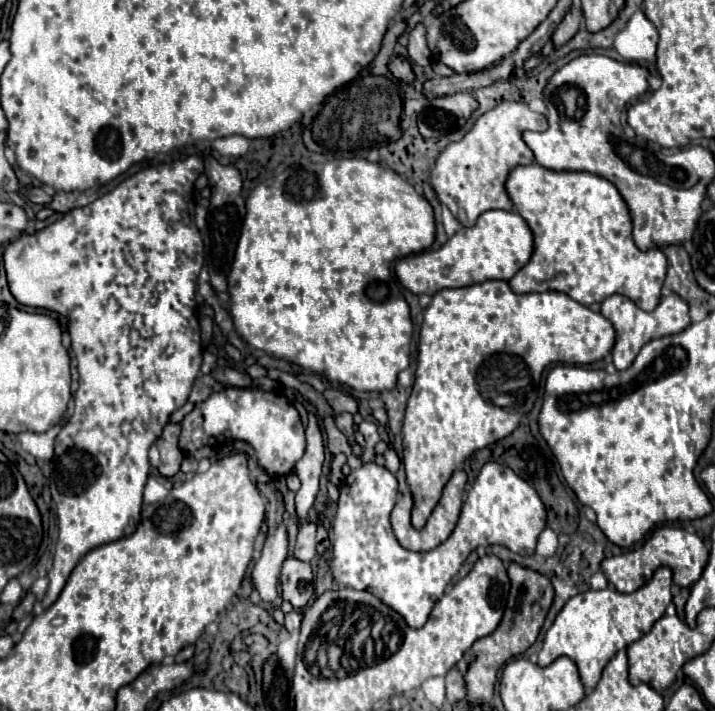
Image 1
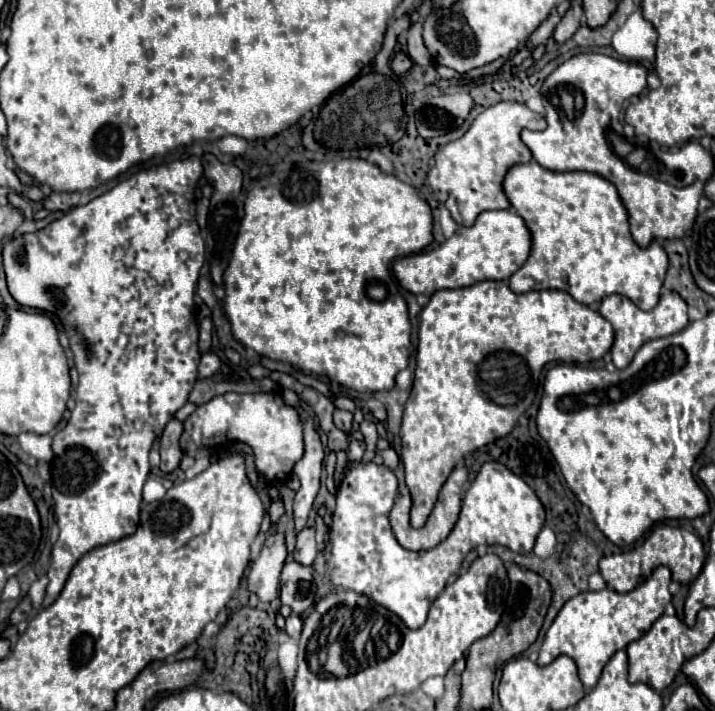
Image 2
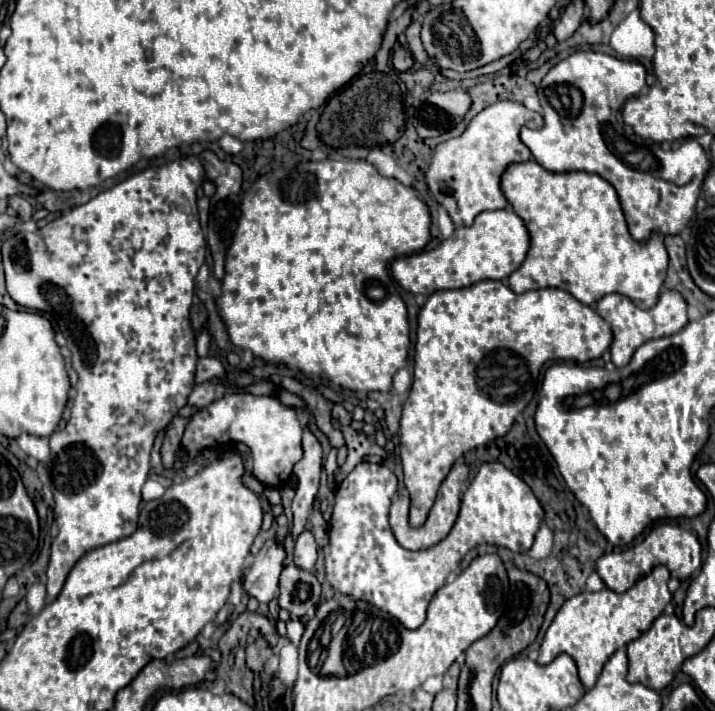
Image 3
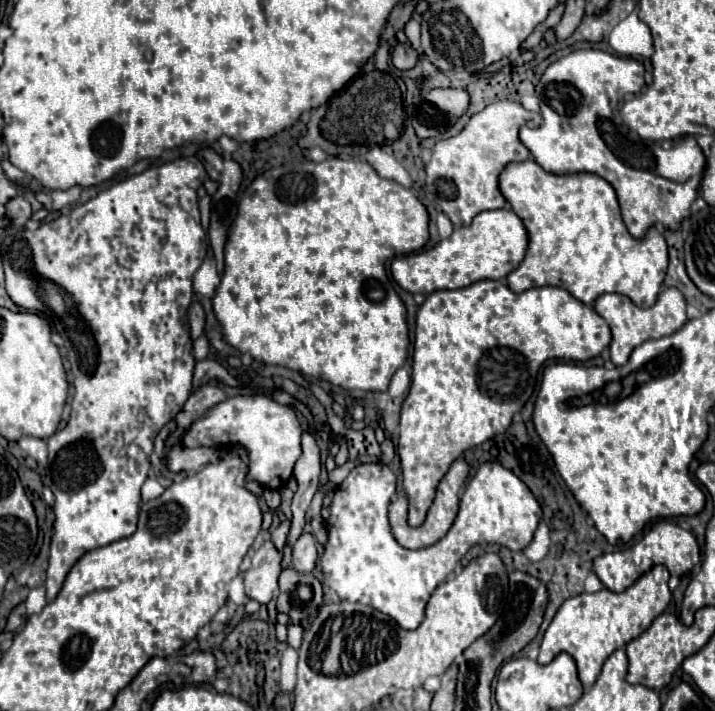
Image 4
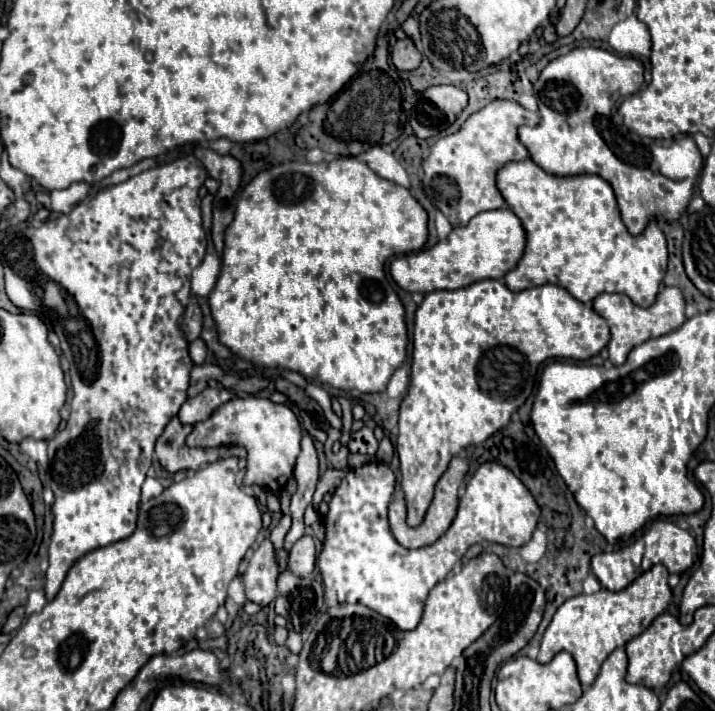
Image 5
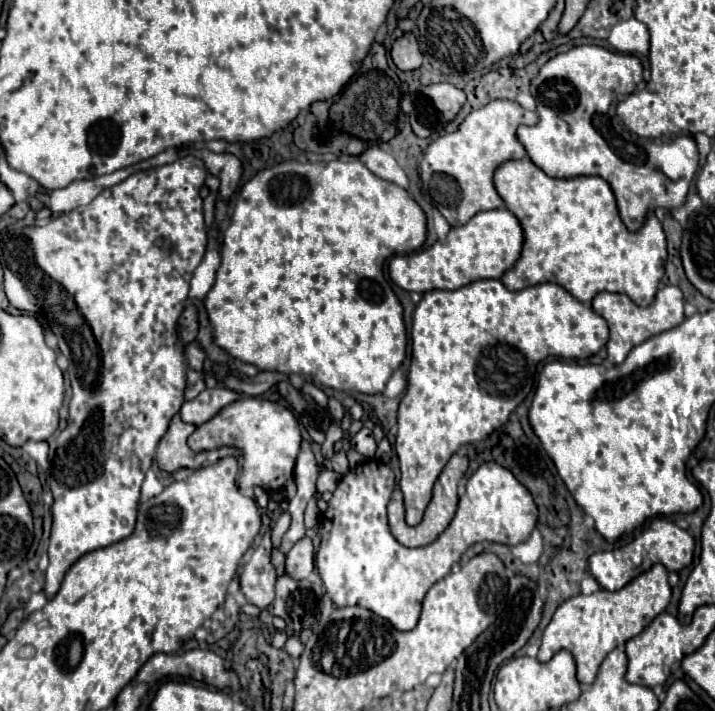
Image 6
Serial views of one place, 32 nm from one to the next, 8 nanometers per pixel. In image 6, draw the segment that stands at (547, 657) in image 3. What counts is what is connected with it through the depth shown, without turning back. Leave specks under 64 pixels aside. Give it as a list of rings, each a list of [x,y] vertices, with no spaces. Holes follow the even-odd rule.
[[[654,564],[650,570],[638,574],[624,588],[616,592],[598,590],[590,596],[578,594],[568,598],[558,606],[550,624],[542,634],[542,644],[538,652],[540,662],[548,662],[558,650],[572,652],[578,668],[578,682],[582,686],[592,684],[596,678],[596,668],[600,668],[600,660],[612,652],[612,648],[624,644],[632,636],[638,636],[670,602],[670,584],[668,570],[662,564]]]

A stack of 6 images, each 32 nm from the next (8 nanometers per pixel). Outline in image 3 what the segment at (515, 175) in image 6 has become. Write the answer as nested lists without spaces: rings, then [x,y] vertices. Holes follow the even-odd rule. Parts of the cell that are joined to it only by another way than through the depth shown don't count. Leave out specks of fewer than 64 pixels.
[[[536,160],[510,164],[500,180],[500,188],[512,210],[524,220],[530,232],[530,248],[522,266],[510,274],[508,286],[514,292],[536,288],[564,288],[582,304],[594,304],[602,296],[618,292],[628,296],[638,308],[652,308],[656,304],[668,268],[668,252],[660,234],[652,234],[646,242],[636,242],[624,222],[620,202],[612,184],[598,174],[566,172],[554,174],[544,170]]]

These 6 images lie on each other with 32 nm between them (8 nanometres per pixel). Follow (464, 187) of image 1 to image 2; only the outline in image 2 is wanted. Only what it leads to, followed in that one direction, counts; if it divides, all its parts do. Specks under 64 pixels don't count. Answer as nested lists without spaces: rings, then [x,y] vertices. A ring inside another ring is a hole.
[[[498,102],[478,114],[462,138],[438,148],[434,166],[428,172],[428,184],[434,198],[450,210],[458,226],[472,226],[484,210],[510,208],[502,190],[502,180],[510,166],[532,160],[528,146],[520,140],[520,130],[526,126],[544,130],[546,120],[520,102]]]

